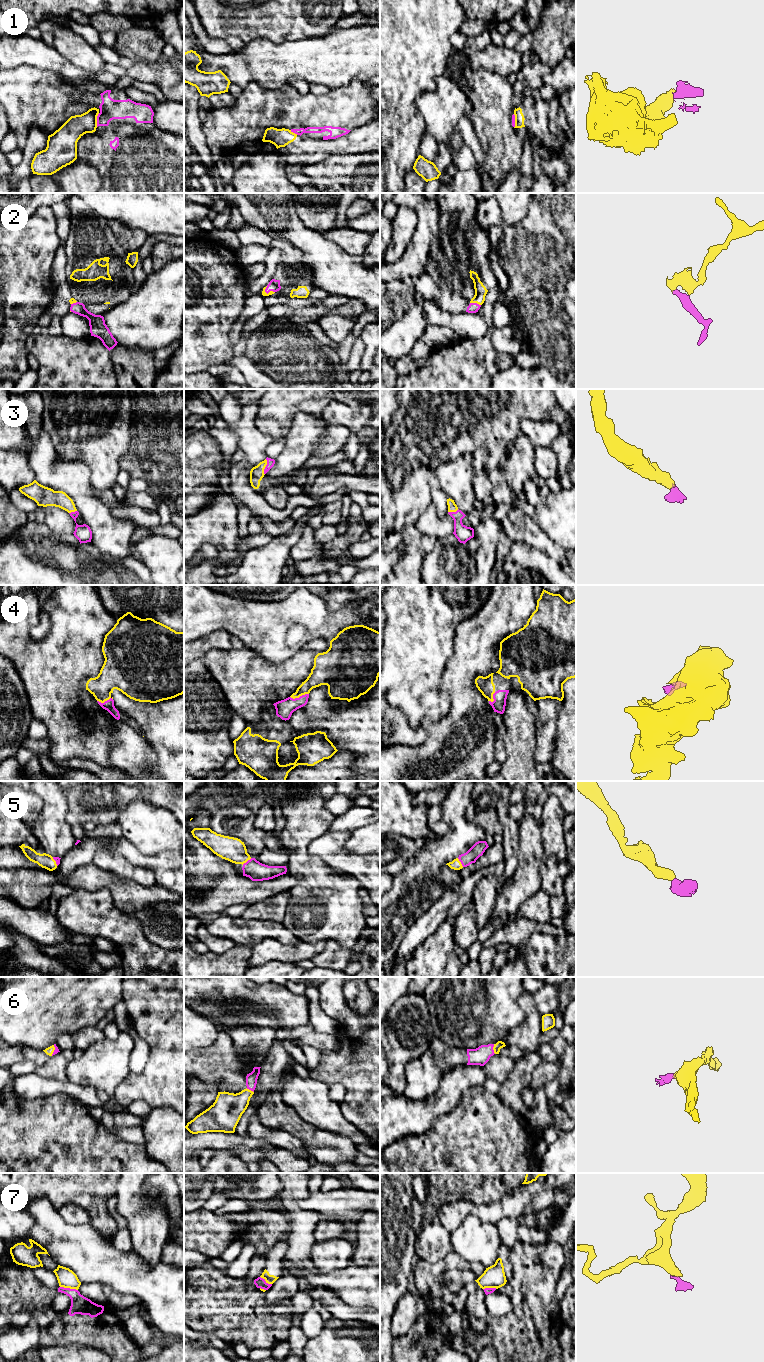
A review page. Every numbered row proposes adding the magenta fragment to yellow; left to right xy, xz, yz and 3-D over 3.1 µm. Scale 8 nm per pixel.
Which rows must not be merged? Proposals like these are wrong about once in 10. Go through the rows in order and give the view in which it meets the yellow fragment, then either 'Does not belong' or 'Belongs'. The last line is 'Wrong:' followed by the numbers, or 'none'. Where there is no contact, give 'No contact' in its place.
1: Touches yellow in xy. Does not belong
2: Touches yellow in yz. Belongs
3: Touches yellow in xz. Belongs
4: Touches yellow in xz. Belongs
5: Touches yellow in xz. Belongs
6: Touches yellow in yz. Belongs
7: Touches yellow in xy. Does not belong
Wrong: 1, 7

